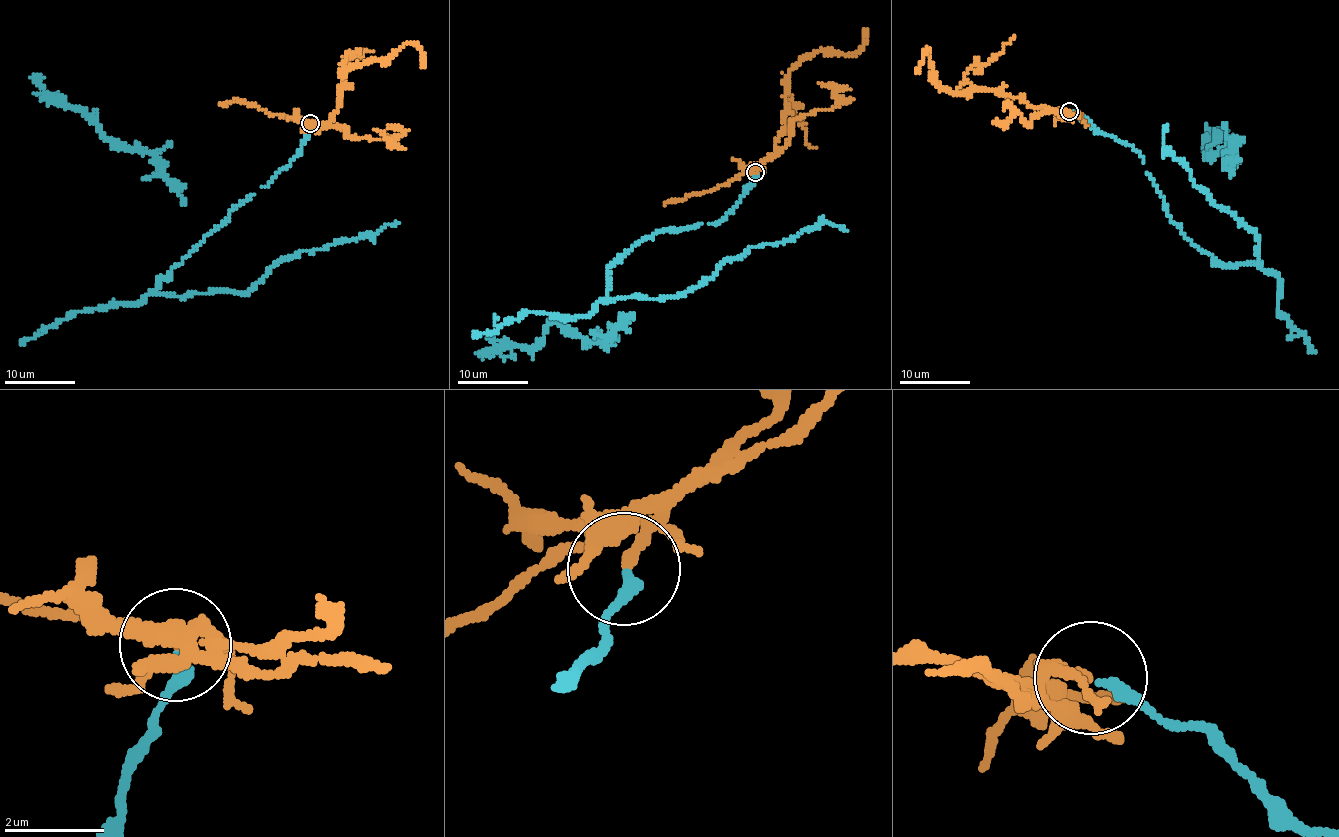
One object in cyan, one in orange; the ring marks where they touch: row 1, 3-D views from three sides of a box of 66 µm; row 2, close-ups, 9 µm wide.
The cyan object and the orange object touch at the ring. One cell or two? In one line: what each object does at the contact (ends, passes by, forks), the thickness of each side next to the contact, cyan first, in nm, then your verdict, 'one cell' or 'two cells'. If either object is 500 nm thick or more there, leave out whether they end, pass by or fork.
cyan ends | orange ends | 260/200 nm | two cells

